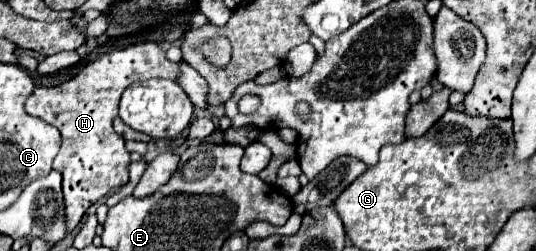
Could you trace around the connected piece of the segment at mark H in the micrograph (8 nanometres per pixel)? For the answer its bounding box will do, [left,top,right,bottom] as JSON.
[25,42,179,230]

